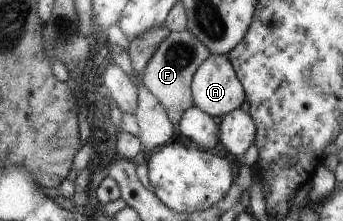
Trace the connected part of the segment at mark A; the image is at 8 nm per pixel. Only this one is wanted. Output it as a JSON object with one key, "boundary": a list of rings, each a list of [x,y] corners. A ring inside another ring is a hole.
{"boundary":[[[212,54],[193,74],[193,104],[211,117],[223,117],[245,101],[243,88],[227,54]]]}

